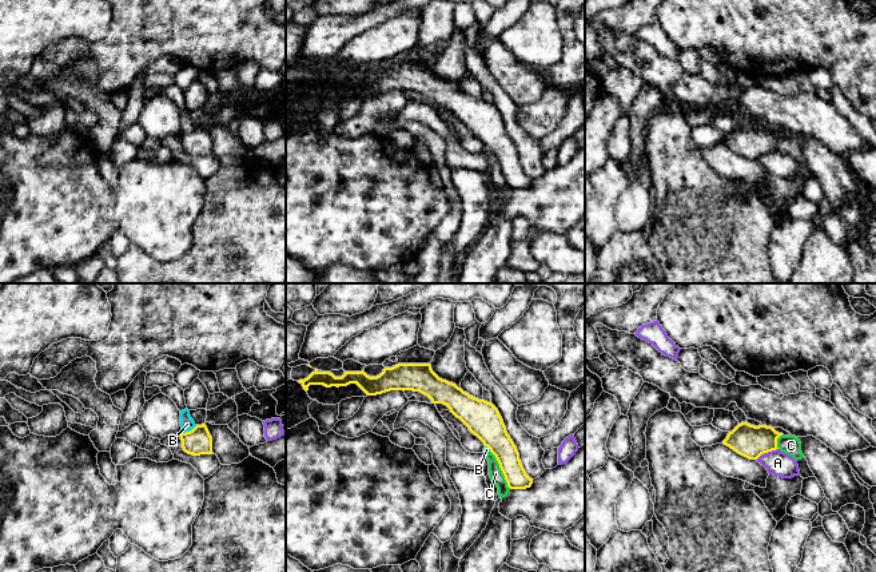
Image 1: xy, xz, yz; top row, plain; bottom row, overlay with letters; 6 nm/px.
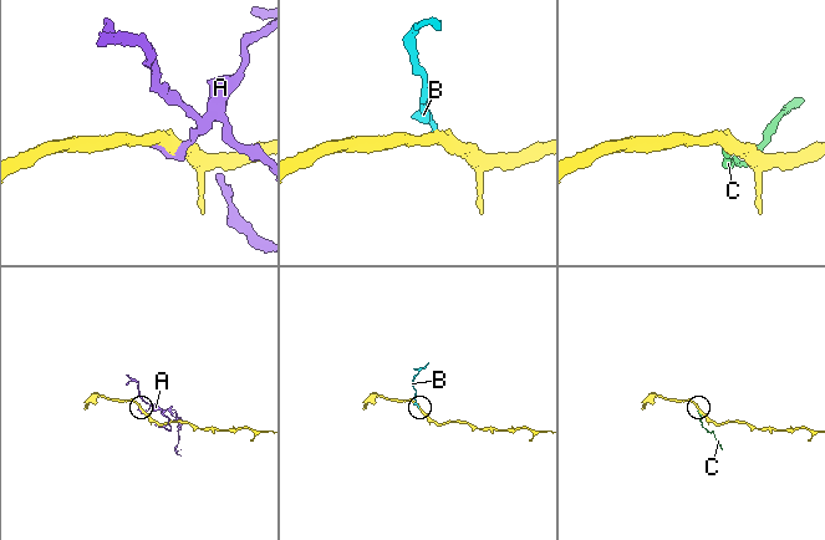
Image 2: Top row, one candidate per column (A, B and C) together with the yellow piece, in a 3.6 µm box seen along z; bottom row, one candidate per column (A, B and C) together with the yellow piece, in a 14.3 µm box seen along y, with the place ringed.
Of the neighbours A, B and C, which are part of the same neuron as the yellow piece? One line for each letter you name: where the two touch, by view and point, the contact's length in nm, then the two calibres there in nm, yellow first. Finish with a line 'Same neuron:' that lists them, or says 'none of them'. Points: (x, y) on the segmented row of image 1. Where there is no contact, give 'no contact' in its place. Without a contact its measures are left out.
Same neuron: none of them

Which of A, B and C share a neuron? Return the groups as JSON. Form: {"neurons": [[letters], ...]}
{"neurons": [["A"], ["B", "C"]]}

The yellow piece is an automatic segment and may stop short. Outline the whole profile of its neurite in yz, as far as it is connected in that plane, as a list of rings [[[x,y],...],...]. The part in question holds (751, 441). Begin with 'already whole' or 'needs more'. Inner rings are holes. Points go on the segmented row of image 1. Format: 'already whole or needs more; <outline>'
already whole; [[[741,422],[728,433],[722,444],[749,460],[757,460],[761,454],[779,449],[780,436],[783,433],[772,426]]]

